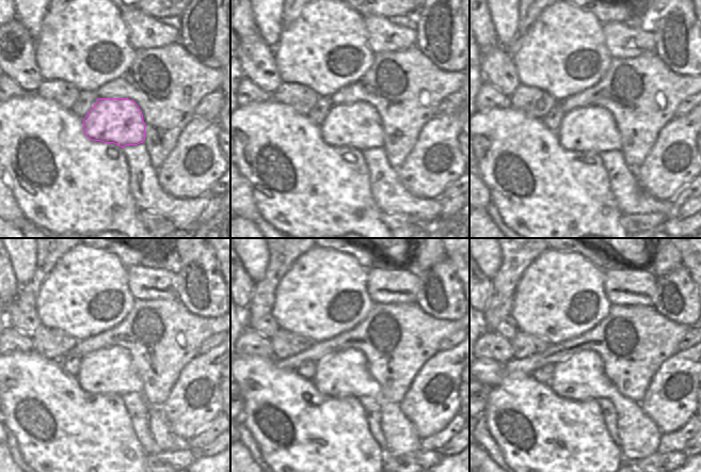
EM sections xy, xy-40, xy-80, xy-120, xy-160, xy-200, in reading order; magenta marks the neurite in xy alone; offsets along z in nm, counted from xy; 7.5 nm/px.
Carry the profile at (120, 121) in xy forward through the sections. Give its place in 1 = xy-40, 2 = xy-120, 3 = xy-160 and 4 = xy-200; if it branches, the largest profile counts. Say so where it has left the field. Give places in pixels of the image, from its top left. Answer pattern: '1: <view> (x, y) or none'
1: xy-40 (359, 126)
2: xy-120 (109, 371)
3: xy-160 (345, 374)
4: xy-200 (582, 377)

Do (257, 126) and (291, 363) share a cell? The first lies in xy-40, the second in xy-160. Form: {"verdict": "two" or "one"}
{"verdict": "two"}

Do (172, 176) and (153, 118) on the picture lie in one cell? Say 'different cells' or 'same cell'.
different cells

